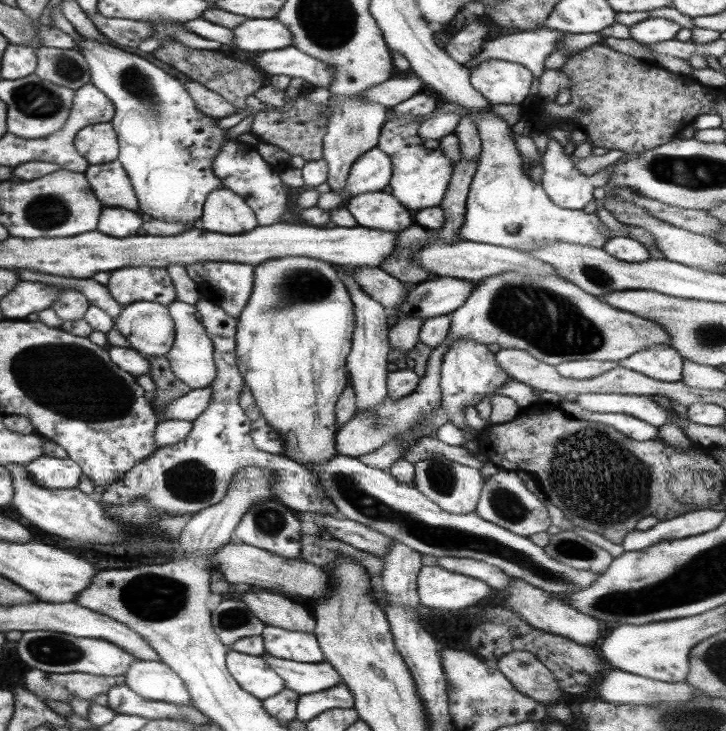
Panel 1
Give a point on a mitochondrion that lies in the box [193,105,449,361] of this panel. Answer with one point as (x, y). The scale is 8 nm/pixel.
(291, 289)

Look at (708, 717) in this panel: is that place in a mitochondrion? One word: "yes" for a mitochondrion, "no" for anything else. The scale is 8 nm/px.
yes

